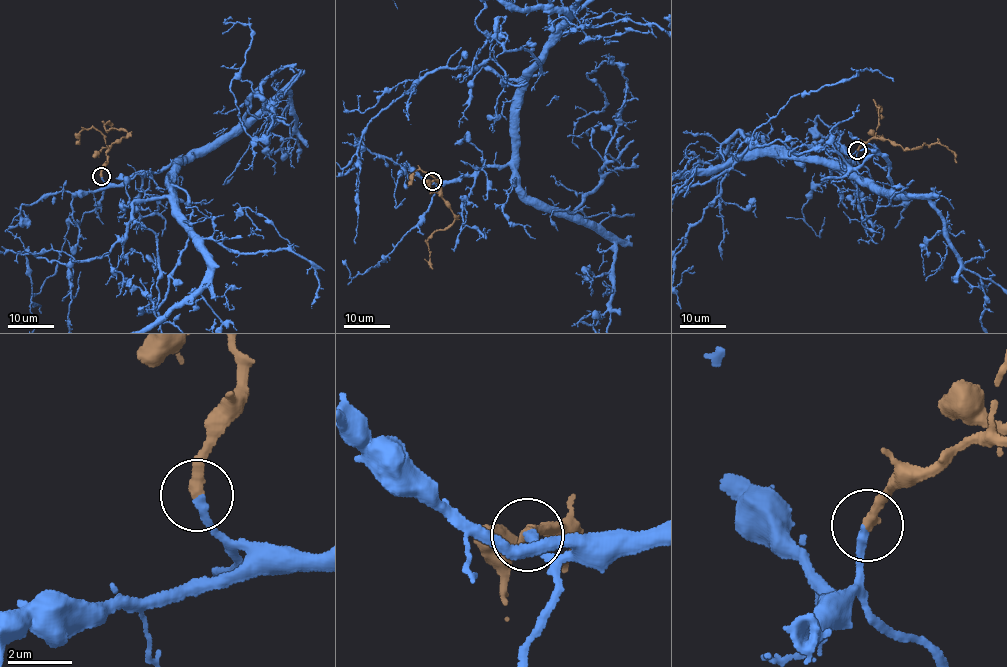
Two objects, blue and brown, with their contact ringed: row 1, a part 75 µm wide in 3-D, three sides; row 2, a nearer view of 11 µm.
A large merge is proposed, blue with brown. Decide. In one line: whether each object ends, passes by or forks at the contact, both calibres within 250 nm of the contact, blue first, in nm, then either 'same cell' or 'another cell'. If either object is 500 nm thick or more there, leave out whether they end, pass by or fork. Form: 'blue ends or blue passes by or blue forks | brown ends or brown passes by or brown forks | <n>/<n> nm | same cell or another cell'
blue ends | brown ends | 260/360 nm | same cell

